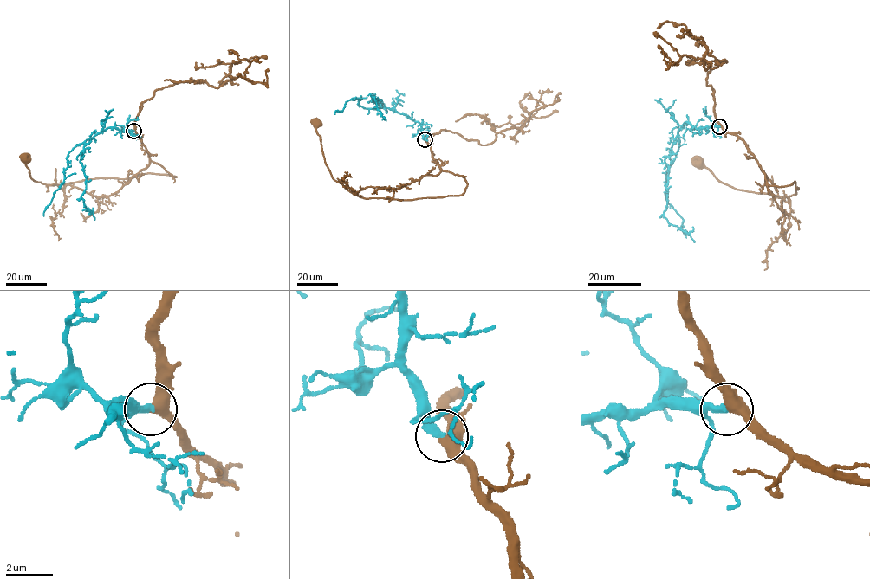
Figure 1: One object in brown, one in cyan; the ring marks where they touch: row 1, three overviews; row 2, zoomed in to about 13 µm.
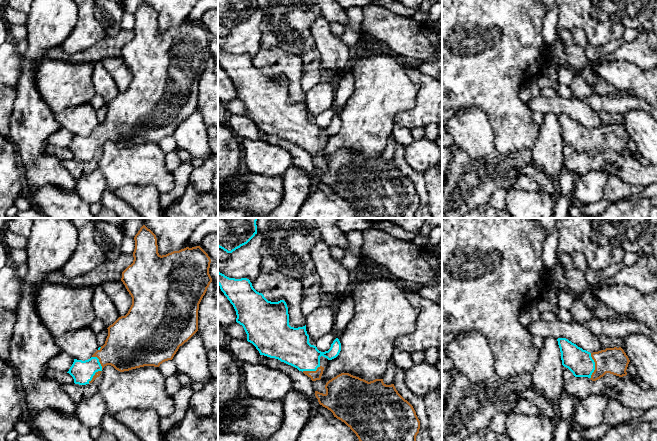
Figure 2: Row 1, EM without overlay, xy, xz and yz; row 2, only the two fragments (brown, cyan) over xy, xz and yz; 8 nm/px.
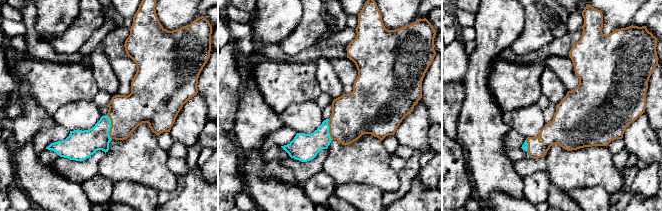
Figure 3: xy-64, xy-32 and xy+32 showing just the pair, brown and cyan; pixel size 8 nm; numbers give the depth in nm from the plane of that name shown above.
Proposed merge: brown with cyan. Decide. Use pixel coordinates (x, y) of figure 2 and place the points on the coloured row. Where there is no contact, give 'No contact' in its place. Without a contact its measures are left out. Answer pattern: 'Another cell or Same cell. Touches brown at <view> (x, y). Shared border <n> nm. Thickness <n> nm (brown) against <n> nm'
Same cell. Touches brown at xy (100, 371). Shared border 220 nm. Thickness 320 nm (brown) against 180 nm

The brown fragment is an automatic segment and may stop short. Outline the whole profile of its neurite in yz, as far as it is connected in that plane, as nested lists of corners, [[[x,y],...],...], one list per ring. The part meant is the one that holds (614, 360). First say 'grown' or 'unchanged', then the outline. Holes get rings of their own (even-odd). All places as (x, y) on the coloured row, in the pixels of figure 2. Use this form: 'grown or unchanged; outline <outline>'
grown; outline [[[558,338],[557,341],[562,365],[575,377],[588,377],[596,381],[606,373],[619,377],[627,375],[626,370],[630,360],[621,347],[590,353],[566,338]]]

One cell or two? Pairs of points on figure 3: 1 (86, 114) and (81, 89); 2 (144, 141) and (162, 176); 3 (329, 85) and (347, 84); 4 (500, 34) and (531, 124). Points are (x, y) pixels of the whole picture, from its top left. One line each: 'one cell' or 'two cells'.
1: two cells
2: one cell
3: two cells
4: two cells

